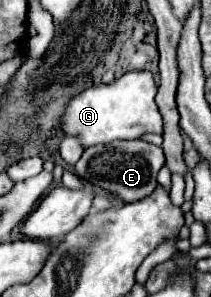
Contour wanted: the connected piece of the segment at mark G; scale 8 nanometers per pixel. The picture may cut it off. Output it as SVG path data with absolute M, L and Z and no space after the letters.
M147 70L127 72L111 84L91 86L65 104L61 116L63 136L75 136L83 148L91 148L97 144L109 144L113 140L141 138L145 132L161 134L163 122L155 104L155 94L157 86L153 82L153 74Z

